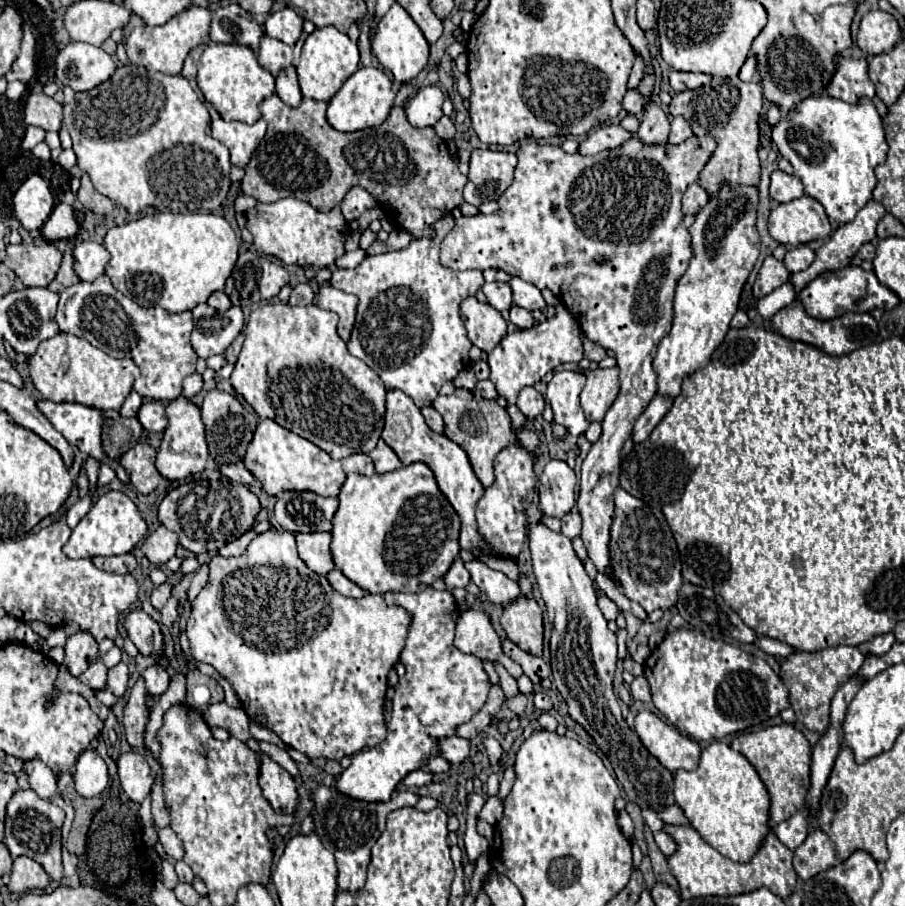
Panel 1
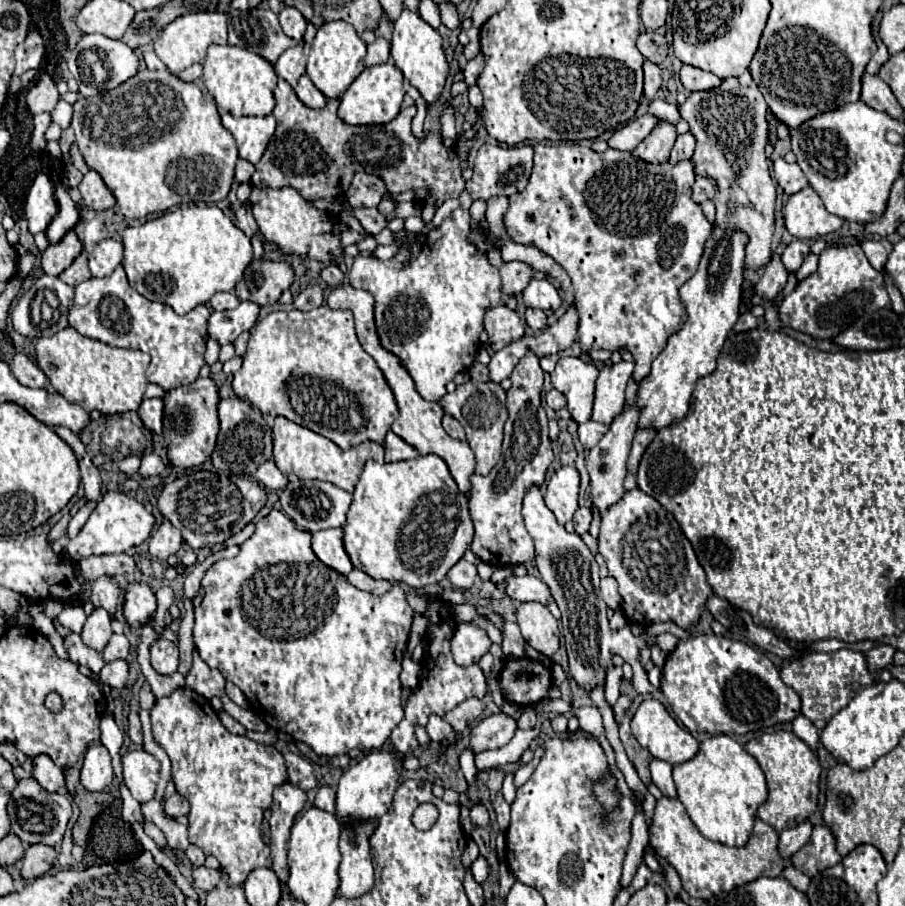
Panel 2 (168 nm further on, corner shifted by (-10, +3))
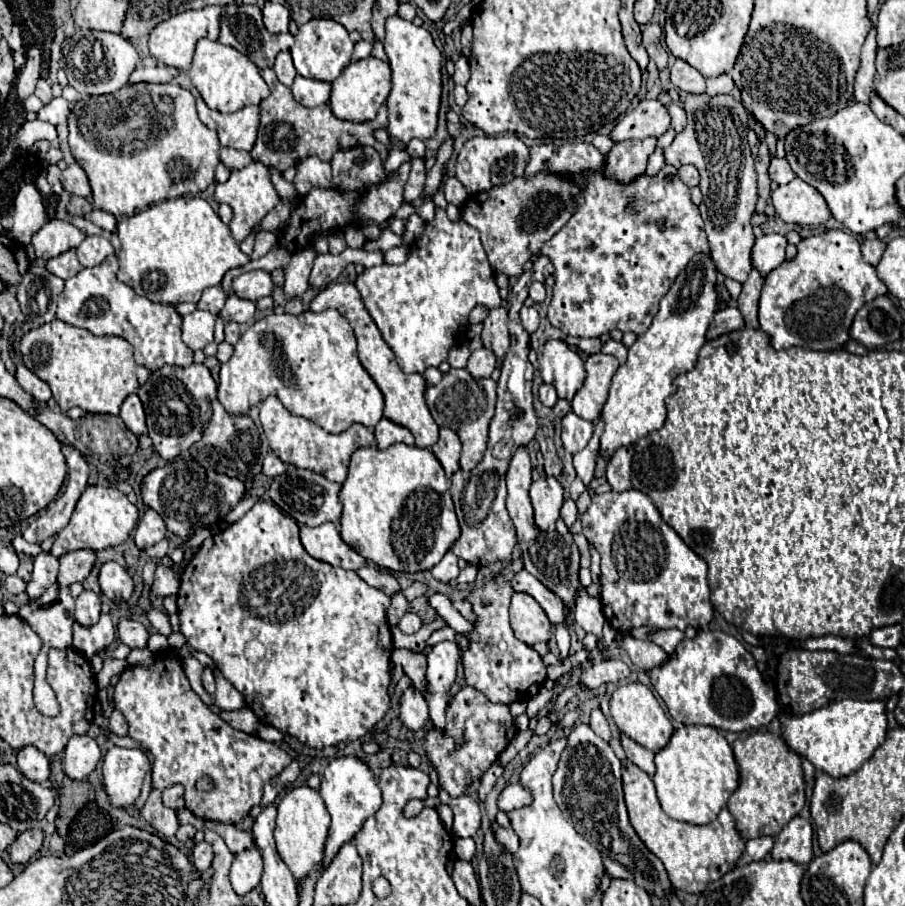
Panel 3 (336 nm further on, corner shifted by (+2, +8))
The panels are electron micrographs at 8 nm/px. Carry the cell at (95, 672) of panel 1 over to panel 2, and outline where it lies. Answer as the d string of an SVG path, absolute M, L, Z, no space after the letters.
M80 634L68 636L68 638L64 640L64 644L66 644L66 650L68 650L70 660L72 660L74 664L86 666L86 668L90 668L90 672L100 674L100 670L104 668L106 662L104 662L104 658L100 656L100 652L94 652L92 648L86 648L86 646L82 644Z

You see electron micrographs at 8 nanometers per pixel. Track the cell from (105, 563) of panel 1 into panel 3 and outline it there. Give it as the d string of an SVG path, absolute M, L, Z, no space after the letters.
M78 549L60 555L60 573L57 576L57 582L61 586L70 586L73 583L82 583L94 567L96 557L94 551L90 549Z

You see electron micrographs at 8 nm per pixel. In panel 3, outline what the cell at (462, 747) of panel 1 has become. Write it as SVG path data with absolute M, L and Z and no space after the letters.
M408 687L400 695L400 719L412 731L420 731L428 721L428 707L422 693L416 687Z

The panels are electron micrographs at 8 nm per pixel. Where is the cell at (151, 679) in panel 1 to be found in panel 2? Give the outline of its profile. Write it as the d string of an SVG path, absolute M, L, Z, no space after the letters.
M158 638L150 648L150 662L158 674L174 674L178 668L178 646L164 638Z

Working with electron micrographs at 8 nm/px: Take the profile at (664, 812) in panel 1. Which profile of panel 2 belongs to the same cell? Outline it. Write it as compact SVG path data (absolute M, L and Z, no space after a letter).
M652 760L650 762L650 774L652 774L652 782L660 788L660 792L668 798L676 798L676 784L672 780L672 766L668 762L662 760Z

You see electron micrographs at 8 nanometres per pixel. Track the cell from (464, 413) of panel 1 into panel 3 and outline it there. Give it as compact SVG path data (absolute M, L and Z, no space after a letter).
M450 369L442 375L438 385L428 385L424 391L426 405L440 427L454 429L454 417L458 419L458 437L462 441L462 457L460 467L462 471L472 471L486 451L488 443L488 425L494 417L494 403L496 403L496 383L492 379L474 379L466 369Z

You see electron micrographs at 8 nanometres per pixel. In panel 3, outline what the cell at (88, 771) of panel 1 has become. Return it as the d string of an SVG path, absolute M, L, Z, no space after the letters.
M72 735L64 749L64 773L70 779L86 779L100 761L100 747L88 735Z

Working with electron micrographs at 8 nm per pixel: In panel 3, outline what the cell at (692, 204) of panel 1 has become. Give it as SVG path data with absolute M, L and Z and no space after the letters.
M682 165L678 169L678 177L688 185L688 187L696 187L698 185L698 169L694 165Z

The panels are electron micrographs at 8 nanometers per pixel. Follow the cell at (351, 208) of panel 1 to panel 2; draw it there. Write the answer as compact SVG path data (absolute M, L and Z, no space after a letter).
M358 172L350 184L350 190L346 192L346 200L352 208L370 208L378 206L384 194L386 186L382 180L378 180L378 176Z

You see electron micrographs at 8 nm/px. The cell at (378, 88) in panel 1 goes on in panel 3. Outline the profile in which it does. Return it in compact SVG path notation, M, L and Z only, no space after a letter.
M366 57L360 61L350 63L338 79L332 81L332 95L330 95L330 107L338 119L346 121L368 121L374 119L380 105L386 101L388 93L392 89L392 77L390 77L390 65L386 61L380 61L376 57Z

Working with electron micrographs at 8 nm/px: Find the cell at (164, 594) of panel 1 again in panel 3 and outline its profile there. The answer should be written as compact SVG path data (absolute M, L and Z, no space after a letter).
M114 709L112 715L110 715L110 731L118 737L124 737L128 733L128 723L126 723L124 715L118 709Z

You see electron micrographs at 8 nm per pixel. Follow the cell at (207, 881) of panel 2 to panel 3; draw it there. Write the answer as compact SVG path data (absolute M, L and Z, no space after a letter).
M206 841L196 843L194 853L192 853L192 861L194 861L194 865L196 865L196 869L198 869L200 873L206 873L206 871L210 869L212 859L214 859L214 851L212 851L210 843L206 843Z

